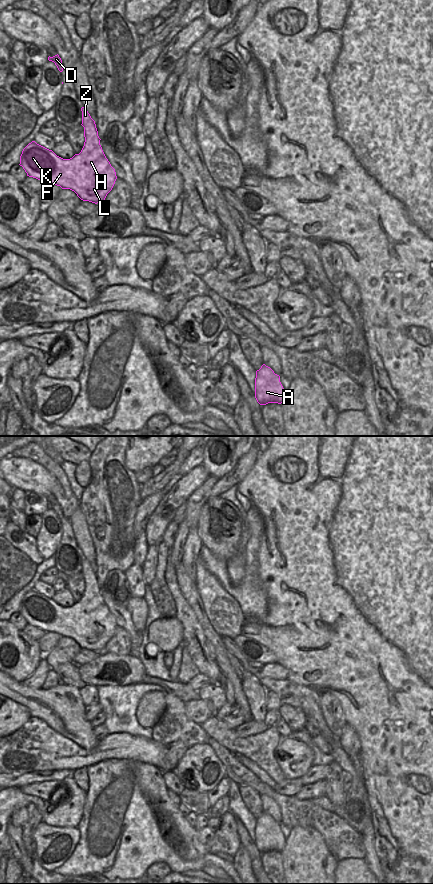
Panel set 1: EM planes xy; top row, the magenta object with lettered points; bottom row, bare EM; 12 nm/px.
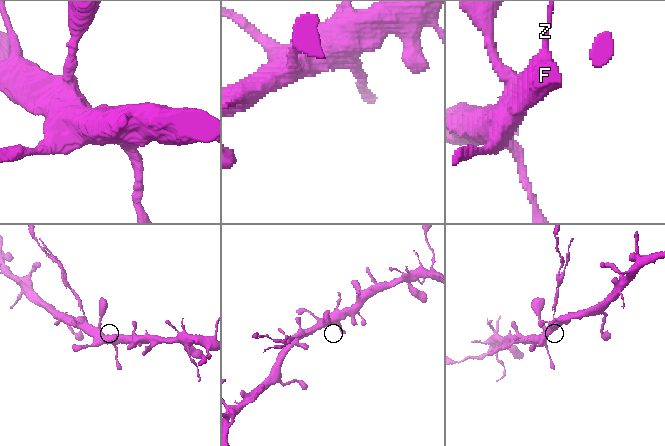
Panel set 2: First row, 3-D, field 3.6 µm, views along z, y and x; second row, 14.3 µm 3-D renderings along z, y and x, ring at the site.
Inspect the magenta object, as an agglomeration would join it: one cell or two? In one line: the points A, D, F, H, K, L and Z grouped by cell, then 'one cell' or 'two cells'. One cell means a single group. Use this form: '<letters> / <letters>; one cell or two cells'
A F H K L / D Z; two cells

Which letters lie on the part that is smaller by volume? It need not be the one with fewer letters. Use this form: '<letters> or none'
D, Z

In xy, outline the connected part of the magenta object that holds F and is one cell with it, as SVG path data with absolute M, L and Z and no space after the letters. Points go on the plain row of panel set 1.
M95 571L84 575L84 594L79 602L63 607L35 589L20 604L20 614L27 624L70 637L83 649L103 651L117 627L115 617L100 593Z

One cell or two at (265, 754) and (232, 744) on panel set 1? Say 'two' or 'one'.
one

